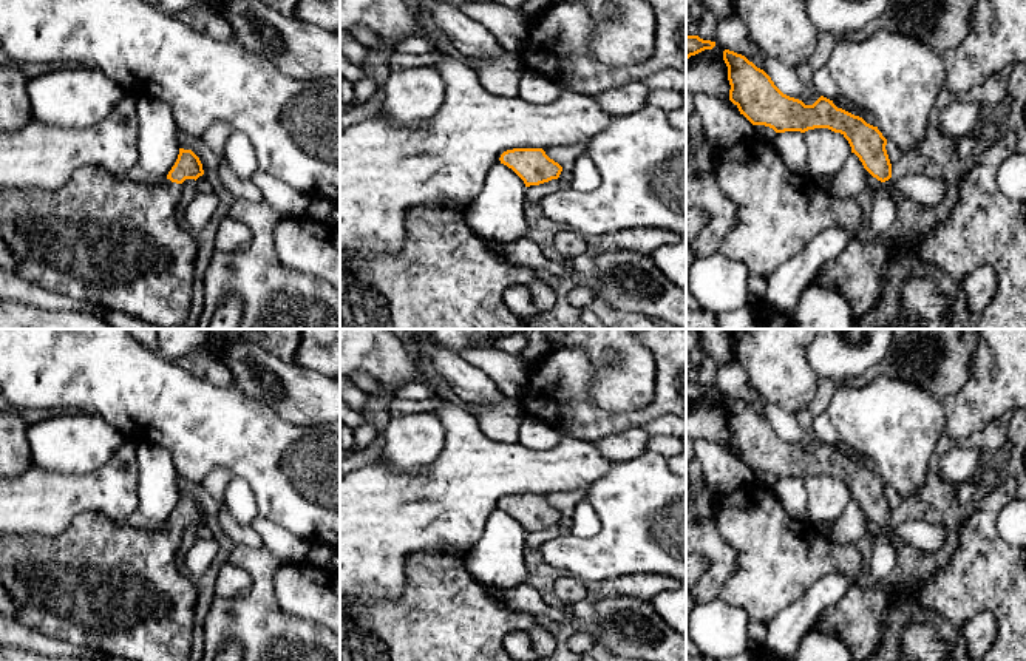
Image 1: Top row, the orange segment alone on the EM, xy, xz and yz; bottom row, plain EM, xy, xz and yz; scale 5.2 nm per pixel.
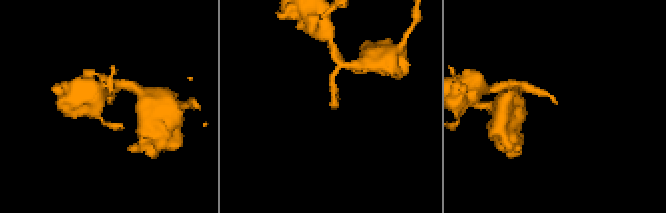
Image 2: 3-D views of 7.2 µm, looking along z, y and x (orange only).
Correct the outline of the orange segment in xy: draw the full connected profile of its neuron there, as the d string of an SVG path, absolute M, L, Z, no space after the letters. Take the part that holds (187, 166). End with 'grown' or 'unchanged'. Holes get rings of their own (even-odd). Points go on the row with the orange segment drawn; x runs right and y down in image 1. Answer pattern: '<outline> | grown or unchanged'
M179 148L175 165L158 184L83 165L53 192L0 188L0 239L17 259L14 275L159 329L178 329L189 318L198 244L176 218L176 207L182 182L202 175L199 158Z | grown

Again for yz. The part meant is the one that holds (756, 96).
M725 49L731 85L729 100L753 125L765 125L776 133L828 128L841 133L878 181L892 178L892 164L885 150L887 139L862 117L837 108L833 100L820 96L813 105L783 94L771 77L745 56Z | unchanged

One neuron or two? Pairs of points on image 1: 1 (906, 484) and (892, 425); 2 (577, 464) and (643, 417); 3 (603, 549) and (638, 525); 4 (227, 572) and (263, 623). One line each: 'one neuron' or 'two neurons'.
1: one neuron
2: two neurons
3: one neuron
4: two neurons

